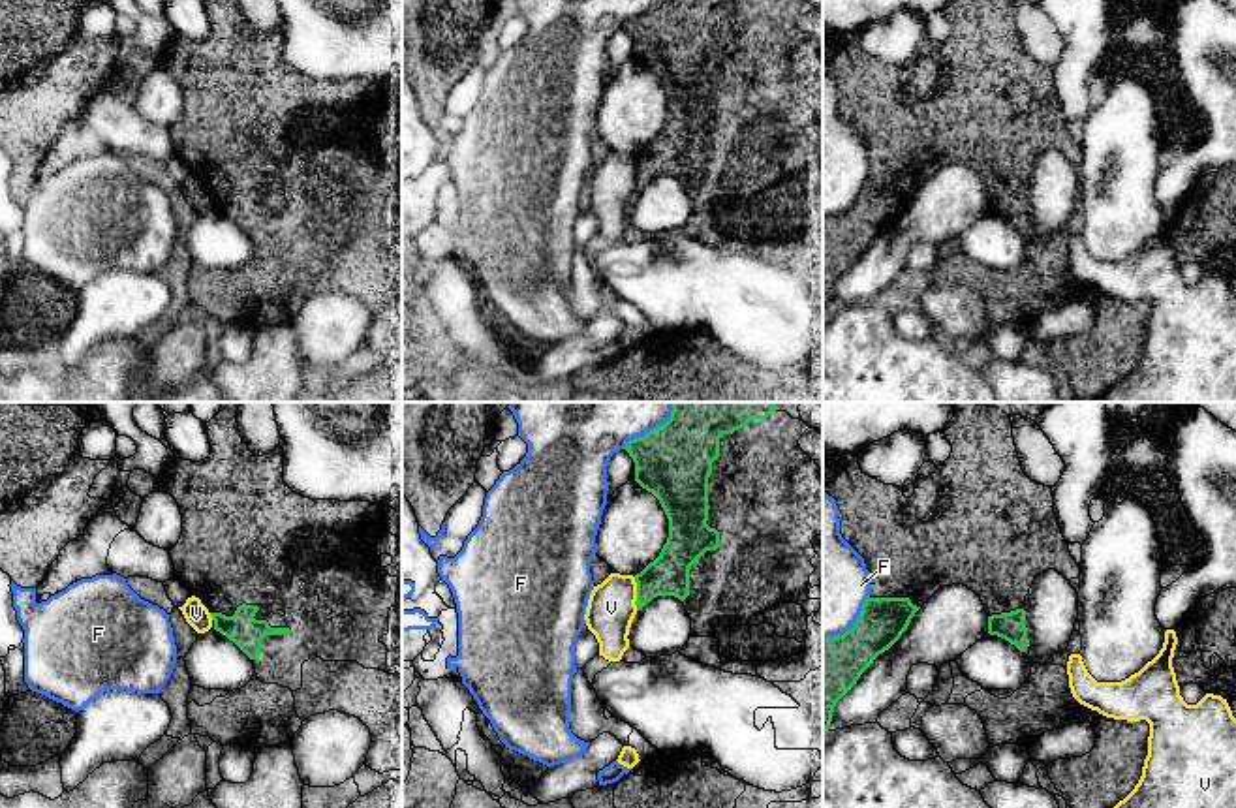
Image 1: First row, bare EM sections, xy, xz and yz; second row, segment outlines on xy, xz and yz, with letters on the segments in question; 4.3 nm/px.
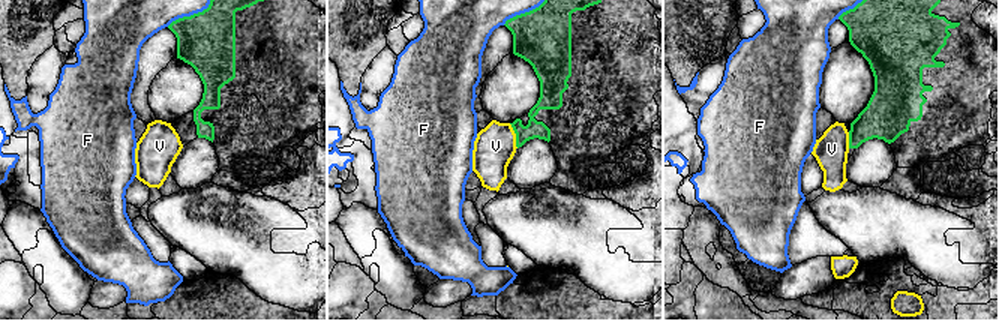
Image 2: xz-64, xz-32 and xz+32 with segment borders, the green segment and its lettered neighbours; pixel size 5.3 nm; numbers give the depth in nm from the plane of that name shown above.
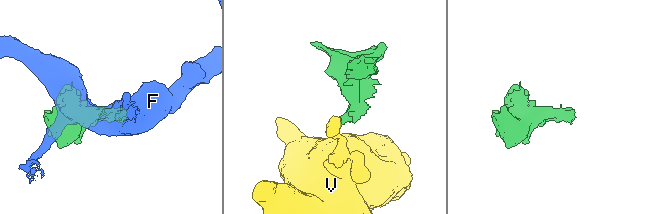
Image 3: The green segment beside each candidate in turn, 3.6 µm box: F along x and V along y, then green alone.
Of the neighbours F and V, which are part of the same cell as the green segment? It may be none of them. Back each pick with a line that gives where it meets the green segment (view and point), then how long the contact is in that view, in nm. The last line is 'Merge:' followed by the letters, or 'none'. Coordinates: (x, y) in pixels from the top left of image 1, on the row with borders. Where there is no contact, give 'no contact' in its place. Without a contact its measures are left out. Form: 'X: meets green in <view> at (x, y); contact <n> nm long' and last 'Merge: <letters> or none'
Merge: none

